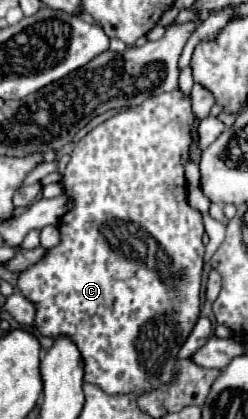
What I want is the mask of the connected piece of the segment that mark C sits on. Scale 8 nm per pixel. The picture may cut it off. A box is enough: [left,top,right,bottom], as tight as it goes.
[17,88,203,394]

